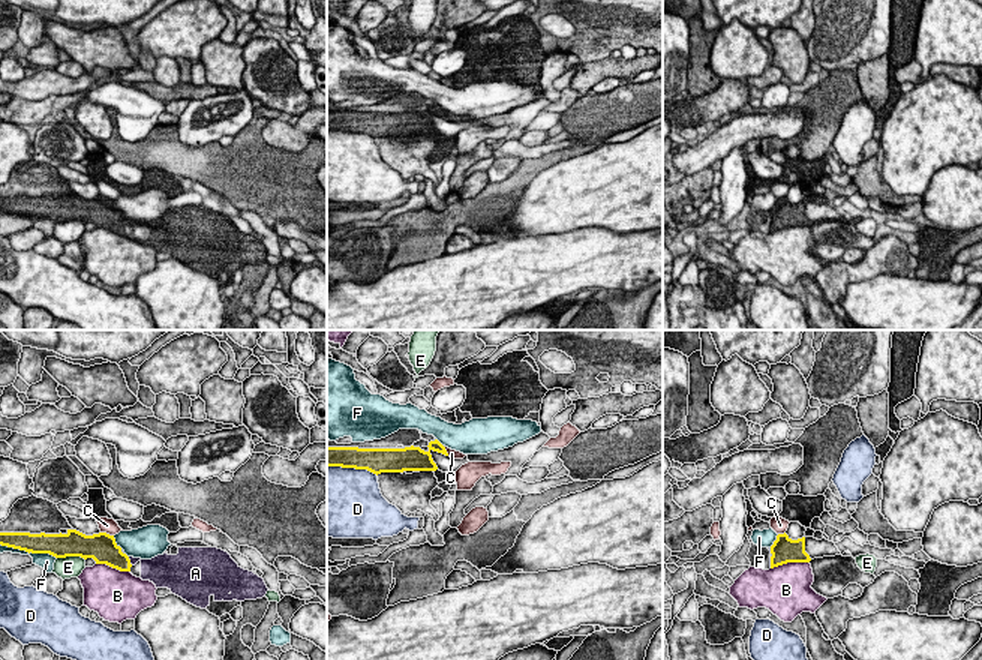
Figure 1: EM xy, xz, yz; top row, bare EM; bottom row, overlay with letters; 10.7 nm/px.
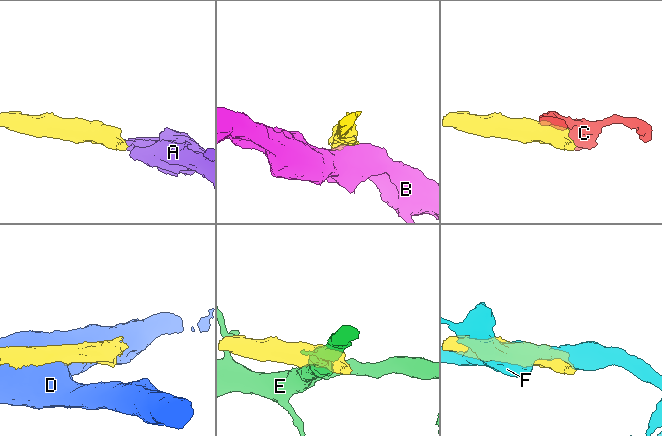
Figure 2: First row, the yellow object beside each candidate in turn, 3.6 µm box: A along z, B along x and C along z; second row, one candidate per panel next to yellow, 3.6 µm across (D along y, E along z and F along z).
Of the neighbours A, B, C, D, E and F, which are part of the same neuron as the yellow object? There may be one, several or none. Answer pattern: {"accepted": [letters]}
{"accepted": ["A"]}

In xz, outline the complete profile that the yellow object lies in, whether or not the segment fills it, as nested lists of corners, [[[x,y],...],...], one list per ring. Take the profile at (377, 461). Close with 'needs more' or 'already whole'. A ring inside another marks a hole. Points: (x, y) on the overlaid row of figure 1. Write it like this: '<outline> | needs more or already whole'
[[[438,441],[429,442],[429,450],[420,447],[405,448],[358,448],[327,447],[327,466],[367,470],[373,474],[403,471],[436,471],[438,466],[430,452],[448,456],[445,447]]] | already whole

